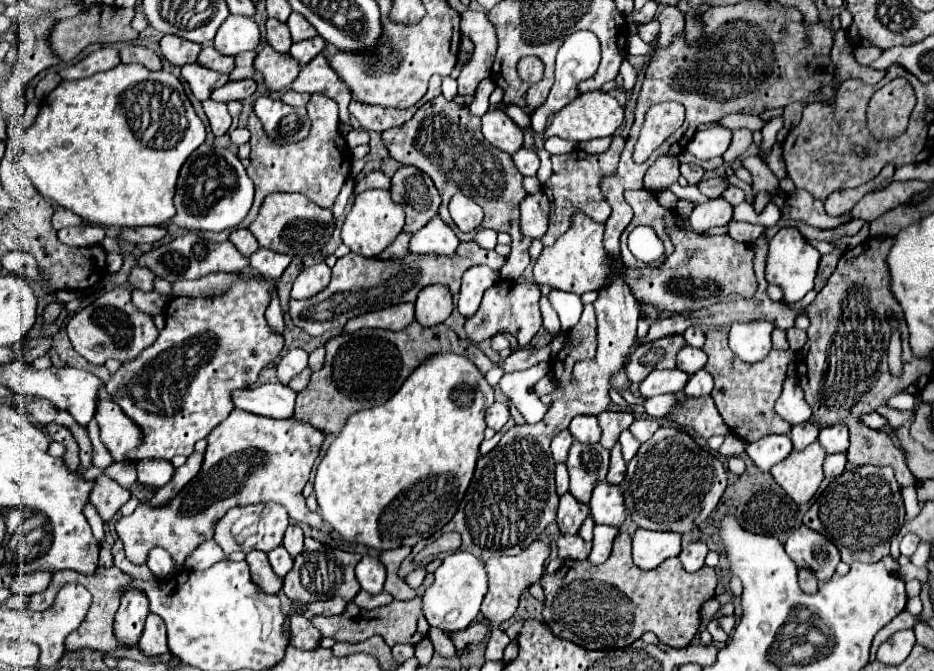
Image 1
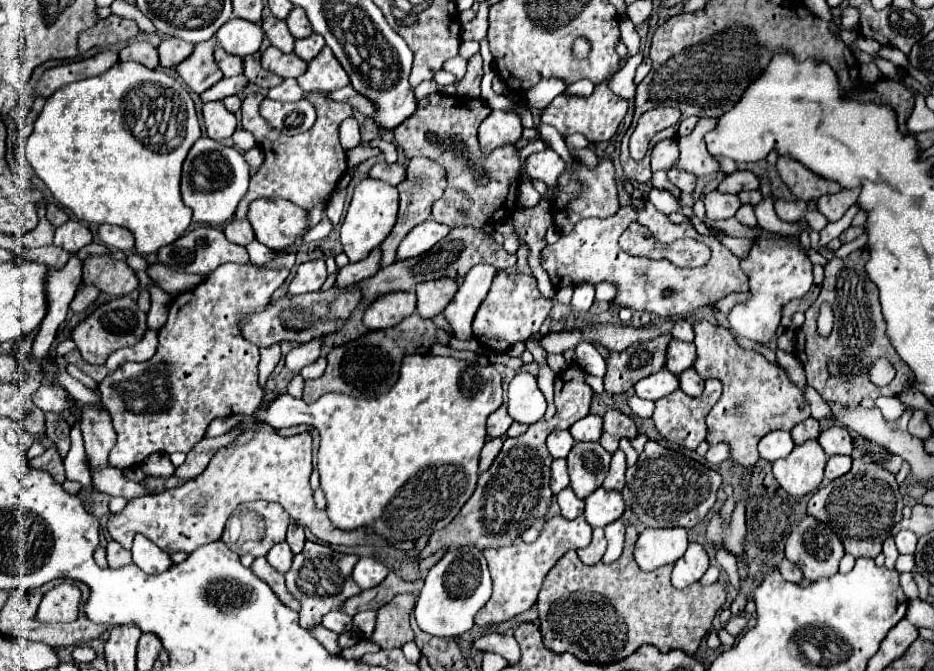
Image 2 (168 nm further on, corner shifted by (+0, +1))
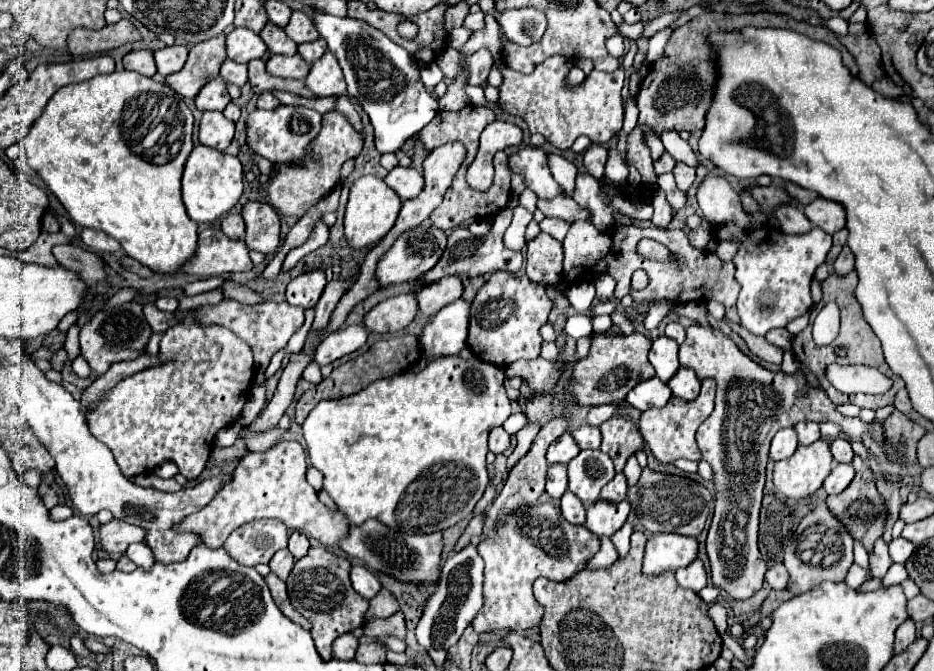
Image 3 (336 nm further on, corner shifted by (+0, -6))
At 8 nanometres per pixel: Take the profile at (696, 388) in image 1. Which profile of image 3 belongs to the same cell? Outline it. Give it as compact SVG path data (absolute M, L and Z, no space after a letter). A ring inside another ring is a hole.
M680 366L678 372L670 378L668 388L672 390L674 396L680 396L684 400L694 400L700 392L700 380L692 368Z

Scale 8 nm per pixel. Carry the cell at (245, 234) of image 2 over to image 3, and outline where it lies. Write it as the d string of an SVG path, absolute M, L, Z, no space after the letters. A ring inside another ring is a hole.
M228 212L224 216L224 220L222 220L222 230L224 230L224 234L228 238L234 238L234 240L236 238L242 238L244 236L244 230L246 230L244 218L238 212Z

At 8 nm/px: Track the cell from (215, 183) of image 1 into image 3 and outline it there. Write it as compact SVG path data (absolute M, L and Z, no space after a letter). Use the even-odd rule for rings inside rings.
M194 146L190 152L186 166L184 166L184 176L182 176L182 198L188 216L202 224L202 222L214 222L228 214L234 204L242 196L242 164L236 156L224 154L220 150L208 148L208 146Z

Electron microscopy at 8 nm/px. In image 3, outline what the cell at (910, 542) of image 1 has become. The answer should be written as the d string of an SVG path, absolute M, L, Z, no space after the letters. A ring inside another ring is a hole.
M896 538L896 540L890 542L890 556L892 556L894 562L904 564L910 558L912 552L914 552L914 544L904 540L904 538Z

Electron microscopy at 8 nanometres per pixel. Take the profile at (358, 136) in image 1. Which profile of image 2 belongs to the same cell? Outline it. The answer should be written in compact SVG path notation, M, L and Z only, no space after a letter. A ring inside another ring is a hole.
M378 137L370 142L361 141L360 145L364 147L369 146L369 147L379 148L383 152L386 161L388 161L386 163L388 164L397 161L398 158L397 148L395 147L395 145L383 140L382 138Z

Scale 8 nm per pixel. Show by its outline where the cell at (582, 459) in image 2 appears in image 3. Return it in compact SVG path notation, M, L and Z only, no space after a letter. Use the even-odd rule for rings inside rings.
M582 450L568 464L568 490L574 492L584 506L598 500L606 482L614 478L614 464L608 454L600 450Z

